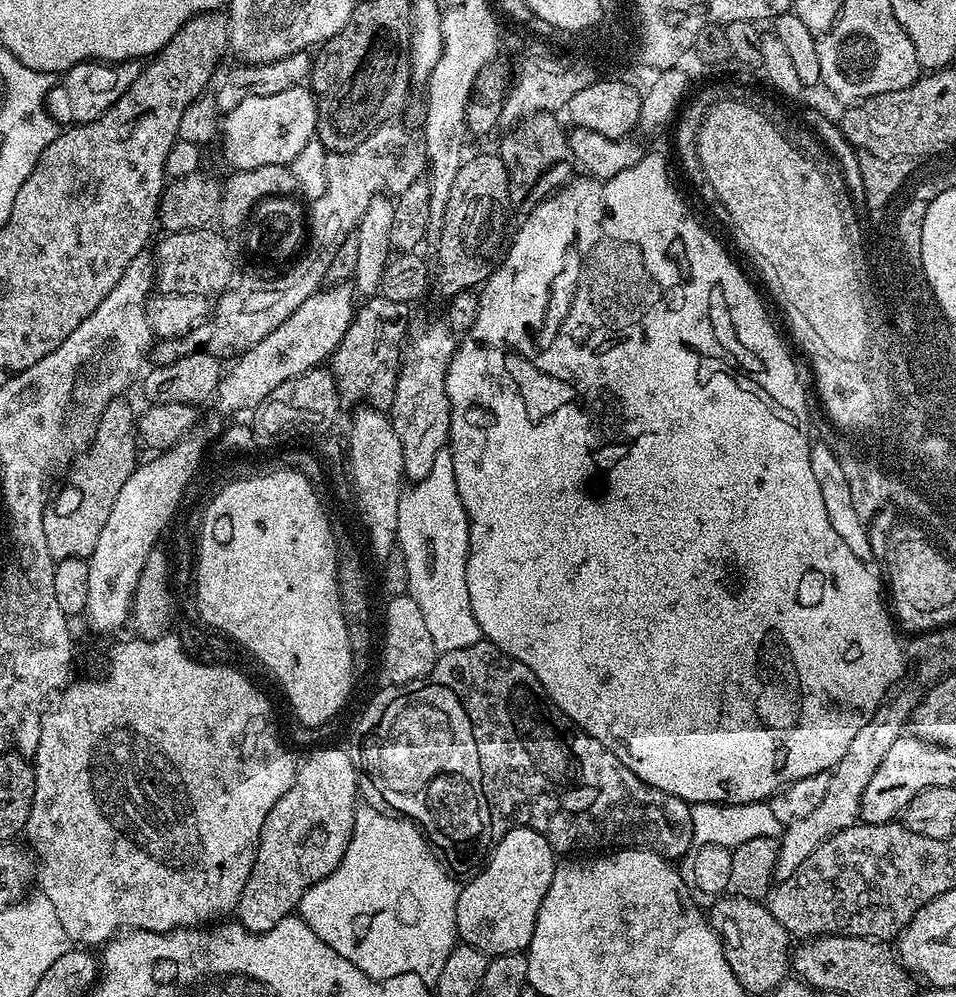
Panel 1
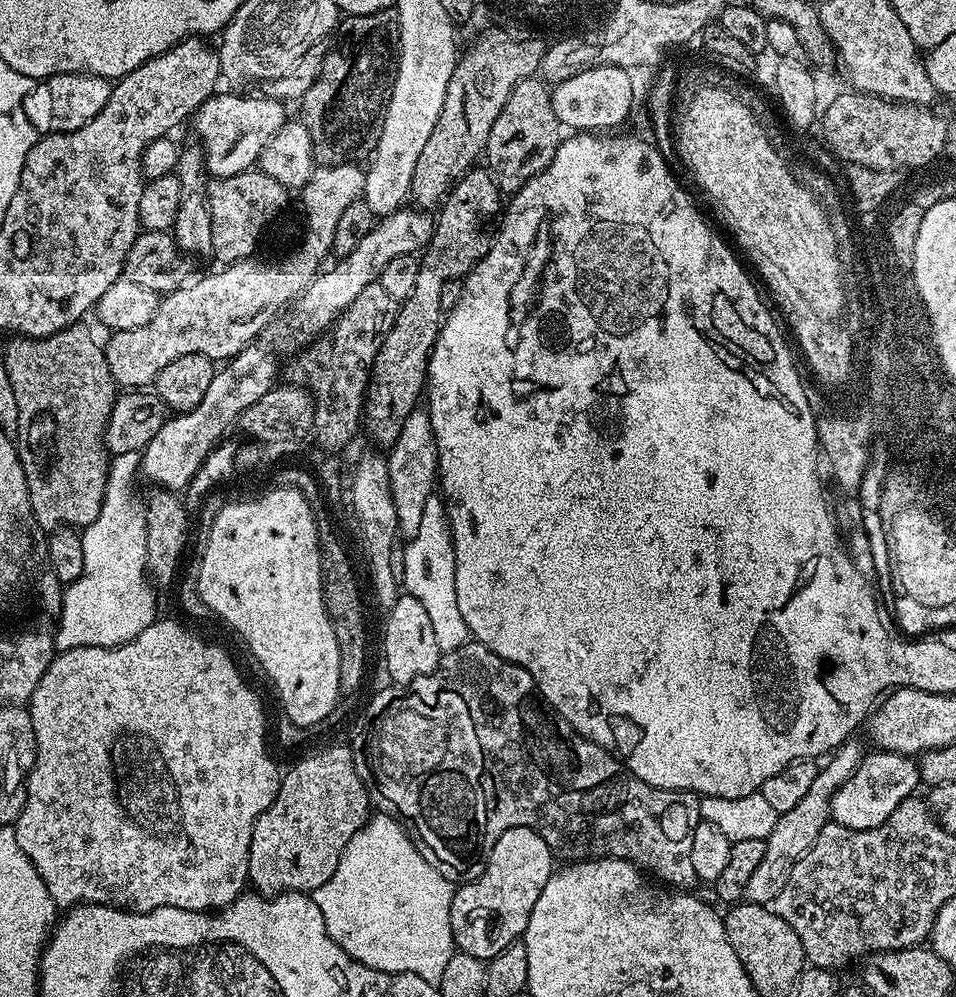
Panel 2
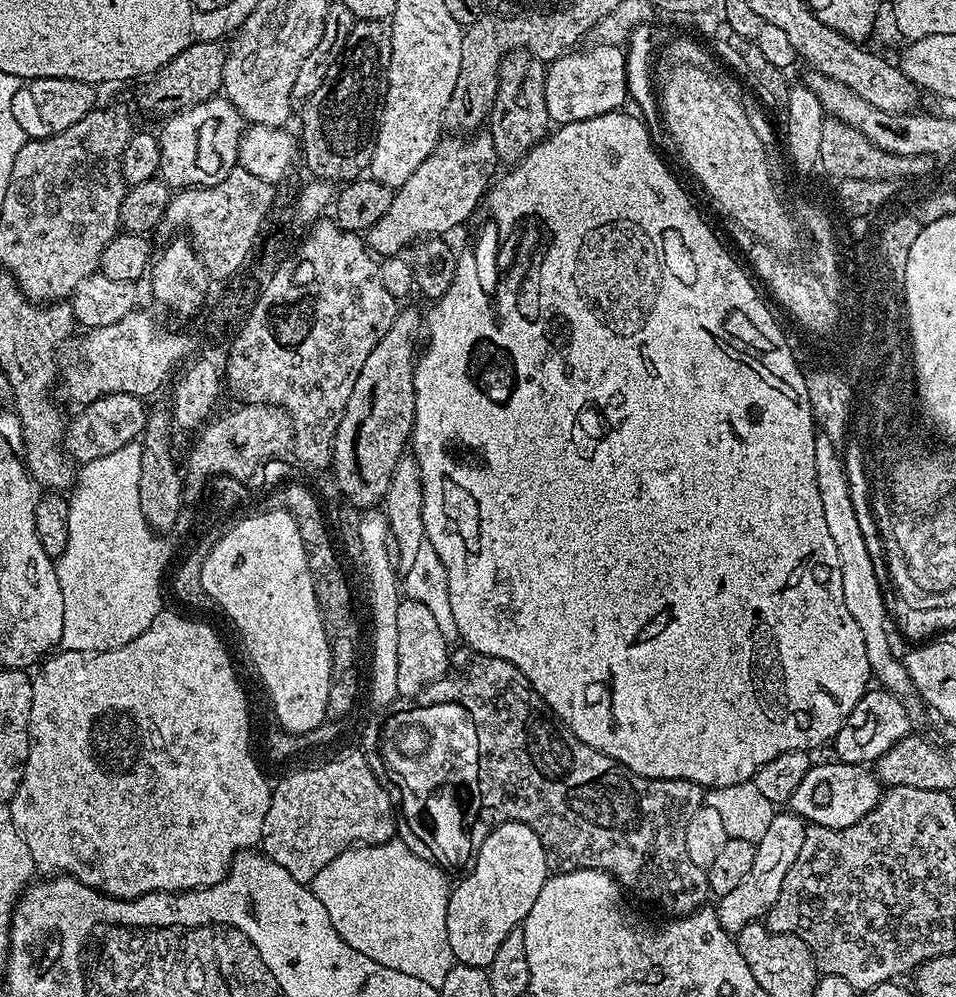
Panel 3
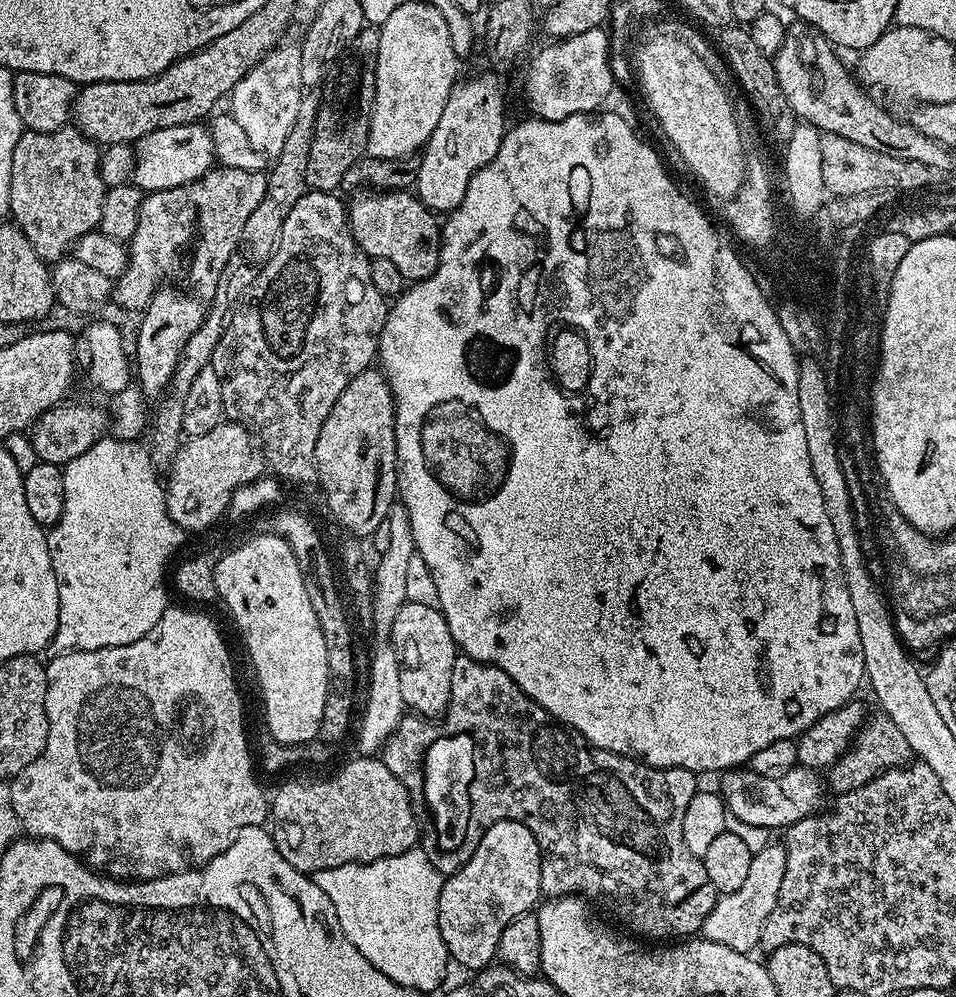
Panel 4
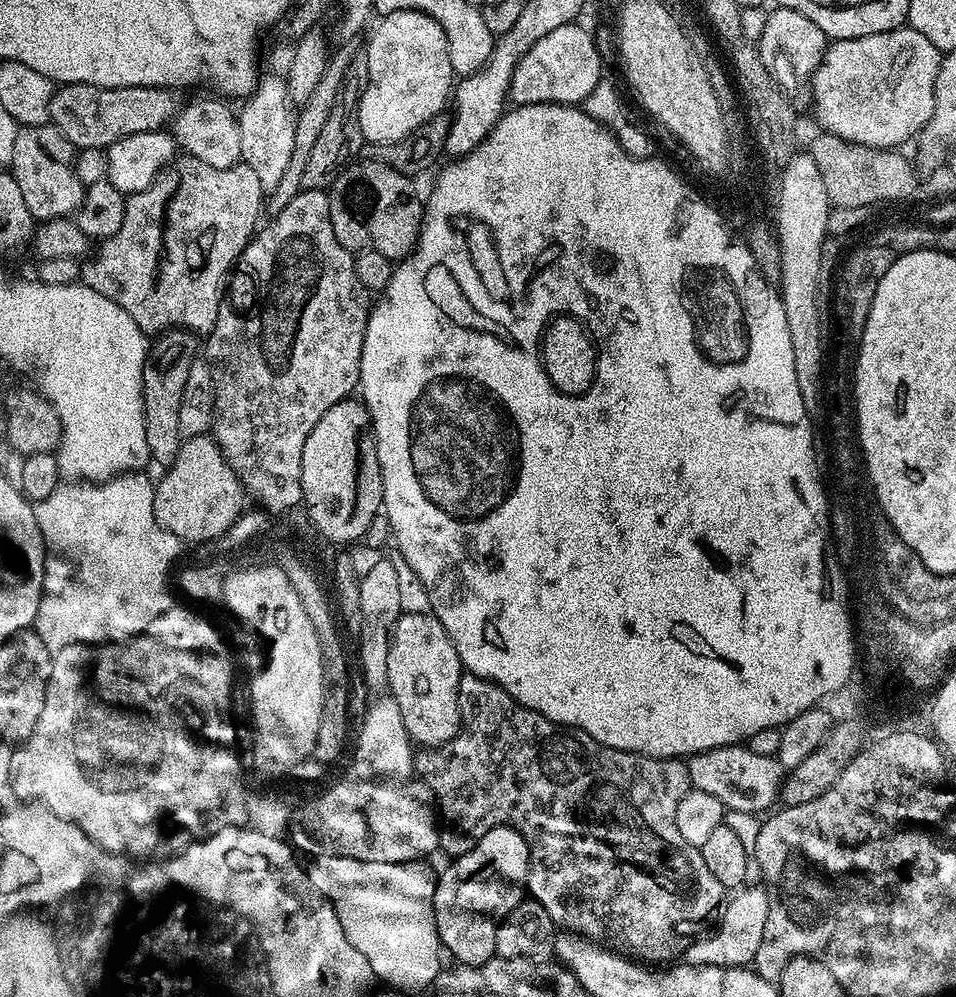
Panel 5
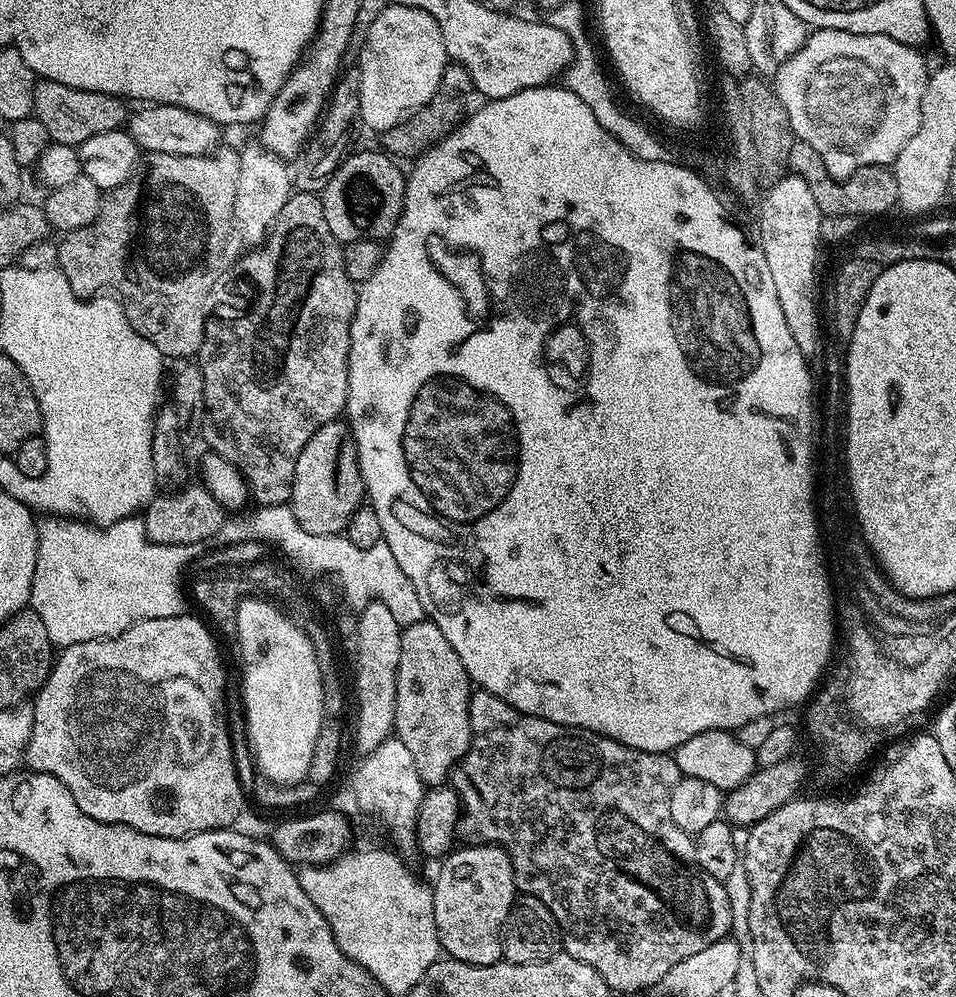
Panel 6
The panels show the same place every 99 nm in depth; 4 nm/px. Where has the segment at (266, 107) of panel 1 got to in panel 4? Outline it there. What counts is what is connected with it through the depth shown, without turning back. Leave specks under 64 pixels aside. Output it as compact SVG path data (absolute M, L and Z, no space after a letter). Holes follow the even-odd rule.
M200 122L154 130L154 134L146 134L135 141L134 151L136 161L133 162L131 183L145 194L170 190L174 186L201 180L214 167L212 133Z

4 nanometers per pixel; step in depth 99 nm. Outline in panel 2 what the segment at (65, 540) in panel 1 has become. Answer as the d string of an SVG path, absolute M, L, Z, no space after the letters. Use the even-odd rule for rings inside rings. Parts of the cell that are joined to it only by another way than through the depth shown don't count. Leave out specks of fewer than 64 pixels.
M87 323L73 324L59 336L47 336L41 340L12 338L8 349L3 349L6 374L14 390L18 406L17 430L14 435L16 453L26 474L26 486L30 494L30 506L41 529L73 528L83 530L102 510L104 491L108 481L110 453L104 442L104 431L112 407L116 405L118 385L110 374L108 359L104 357L101 341L92 337Z

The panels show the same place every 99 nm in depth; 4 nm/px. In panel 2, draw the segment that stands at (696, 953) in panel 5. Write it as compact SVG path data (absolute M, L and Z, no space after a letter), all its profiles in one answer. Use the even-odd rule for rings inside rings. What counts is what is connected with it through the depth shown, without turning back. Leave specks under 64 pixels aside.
M856 738L845 740L836 749L831 759L827 761L829 764L825 768L823 765L817 771L814 786L810 786L806 798L802 798L802 802L798 802L798 806L777 815L774 830L768 836L764 846L762 862L758 865L758 870L754 870L750 882L746 882L743 899L747 903L768 906L771 905L774 898L778 898L778 894L782 894L782 886L786 886L786 878L792 867L801 856L806 855L810 846L818 838L818 834L830 823L832 793L838 786L842 786L842 782L846 782L846 778L850 778L850 774L854 774L854 770L858 770L858 766L863 762L865 755L866 748L863 748L856 741Z

